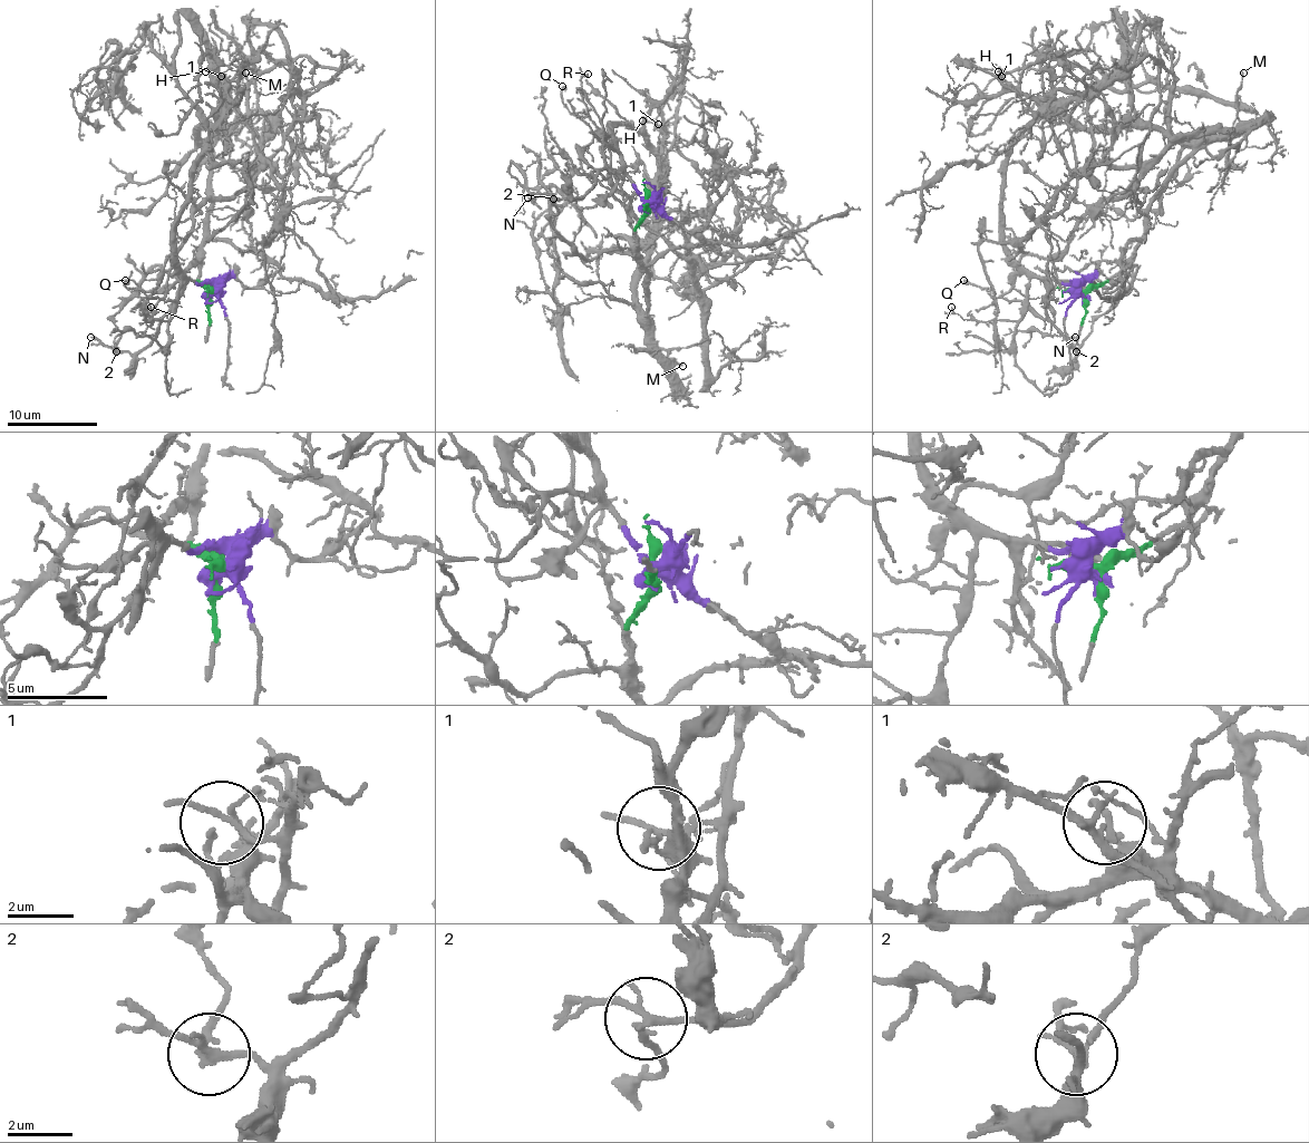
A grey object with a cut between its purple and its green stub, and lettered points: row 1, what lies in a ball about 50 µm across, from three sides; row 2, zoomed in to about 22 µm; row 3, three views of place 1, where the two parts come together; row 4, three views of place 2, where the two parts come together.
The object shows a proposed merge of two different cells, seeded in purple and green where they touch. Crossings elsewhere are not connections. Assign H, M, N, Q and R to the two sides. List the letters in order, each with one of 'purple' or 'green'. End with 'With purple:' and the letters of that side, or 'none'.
H: purple
M: green
N: purple
Q: purple
R: purple
With purple: H, N, Q, R

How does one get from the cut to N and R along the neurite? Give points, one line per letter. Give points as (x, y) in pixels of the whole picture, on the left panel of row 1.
N: (210, 292), (214, 288), (212, 283), (190, 281), (160, 331), (133, 354), (115, 351), (90, 338)
R: (210, 292), (212, 283), (184, 277), (175, 312), (168, 320), (144, 320), (151, 306)

